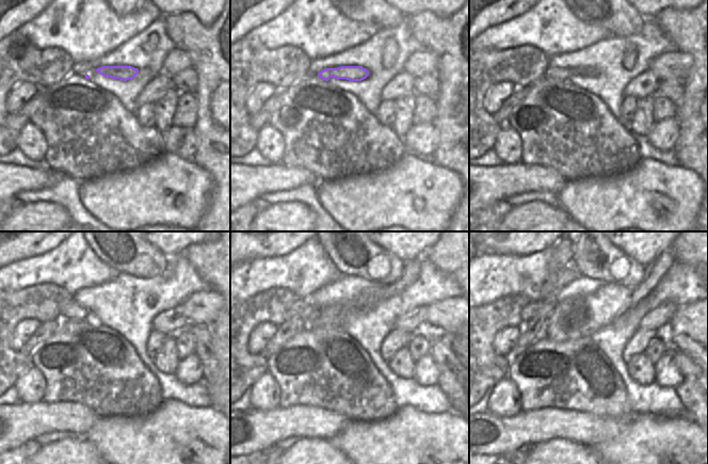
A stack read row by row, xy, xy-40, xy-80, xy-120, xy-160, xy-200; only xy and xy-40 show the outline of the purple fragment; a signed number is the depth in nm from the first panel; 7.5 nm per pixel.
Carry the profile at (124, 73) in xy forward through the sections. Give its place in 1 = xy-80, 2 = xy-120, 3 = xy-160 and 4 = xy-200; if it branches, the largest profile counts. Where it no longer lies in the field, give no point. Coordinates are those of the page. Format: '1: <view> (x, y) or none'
1: xy-80 (559, 74)
2: xy-120 (69, 310)
3: xy-160 (306, 307)
4: xy-200 (544, 306)

